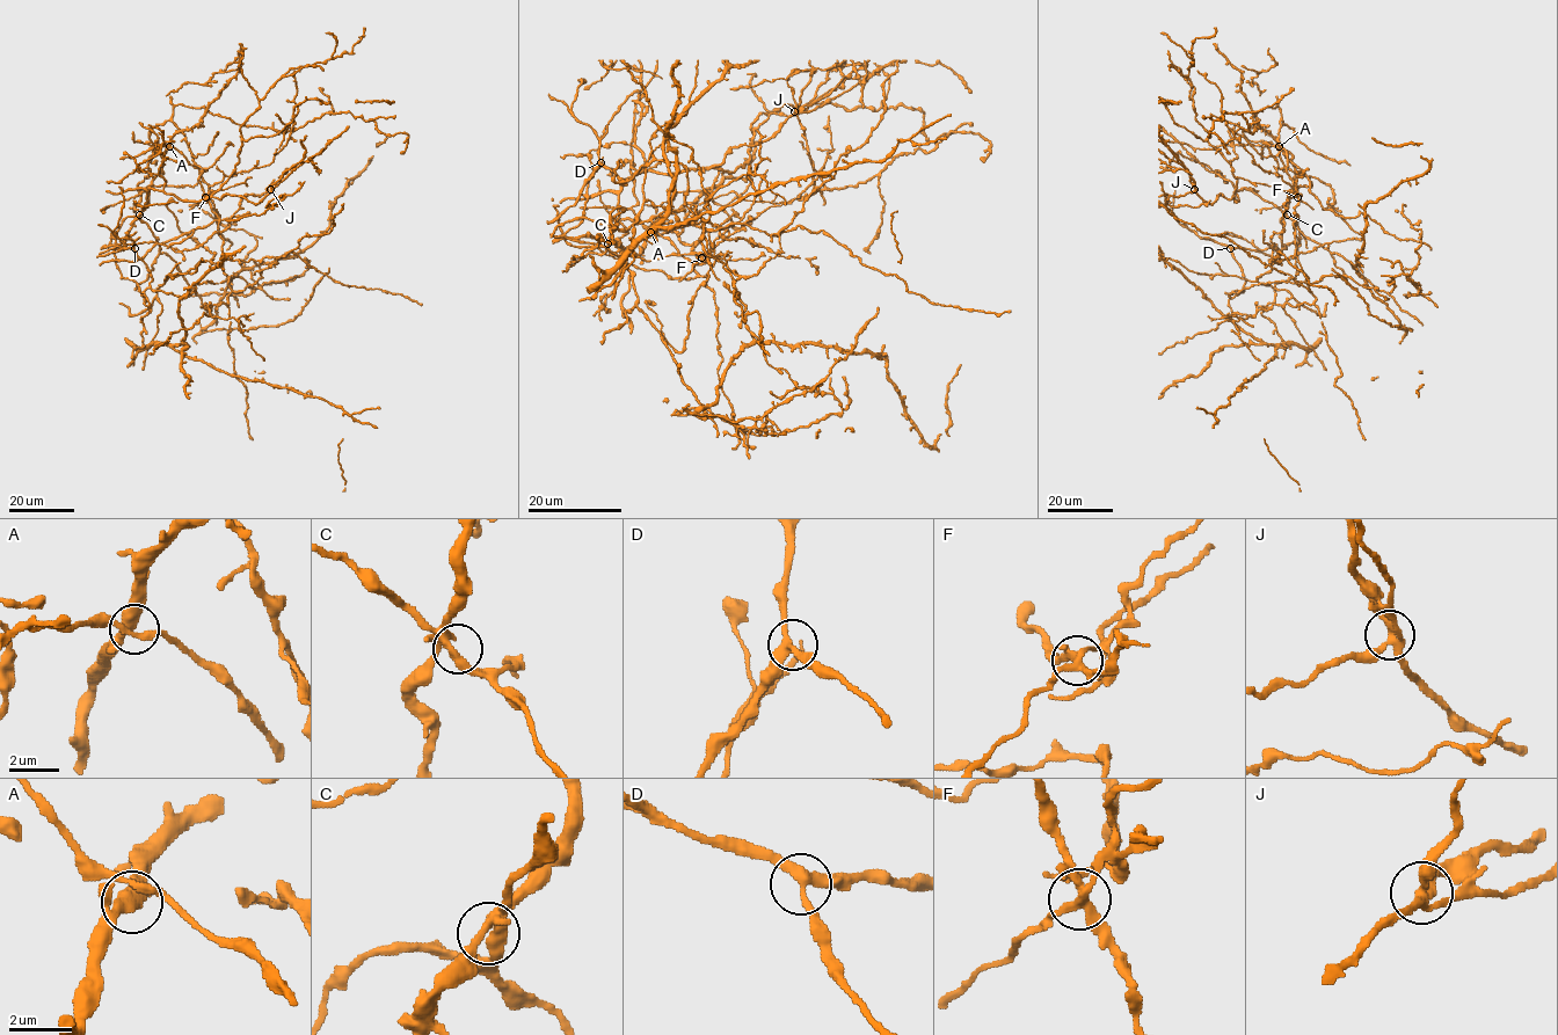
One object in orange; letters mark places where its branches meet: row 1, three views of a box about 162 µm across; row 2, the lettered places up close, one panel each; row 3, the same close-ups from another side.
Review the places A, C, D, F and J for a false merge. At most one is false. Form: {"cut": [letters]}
{"cut": ["F"]}

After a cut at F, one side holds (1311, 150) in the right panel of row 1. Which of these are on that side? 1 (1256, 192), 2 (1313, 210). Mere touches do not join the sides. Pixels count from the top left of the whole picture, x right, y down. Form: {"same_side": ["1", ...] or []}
{"same_side": ["1"]}

